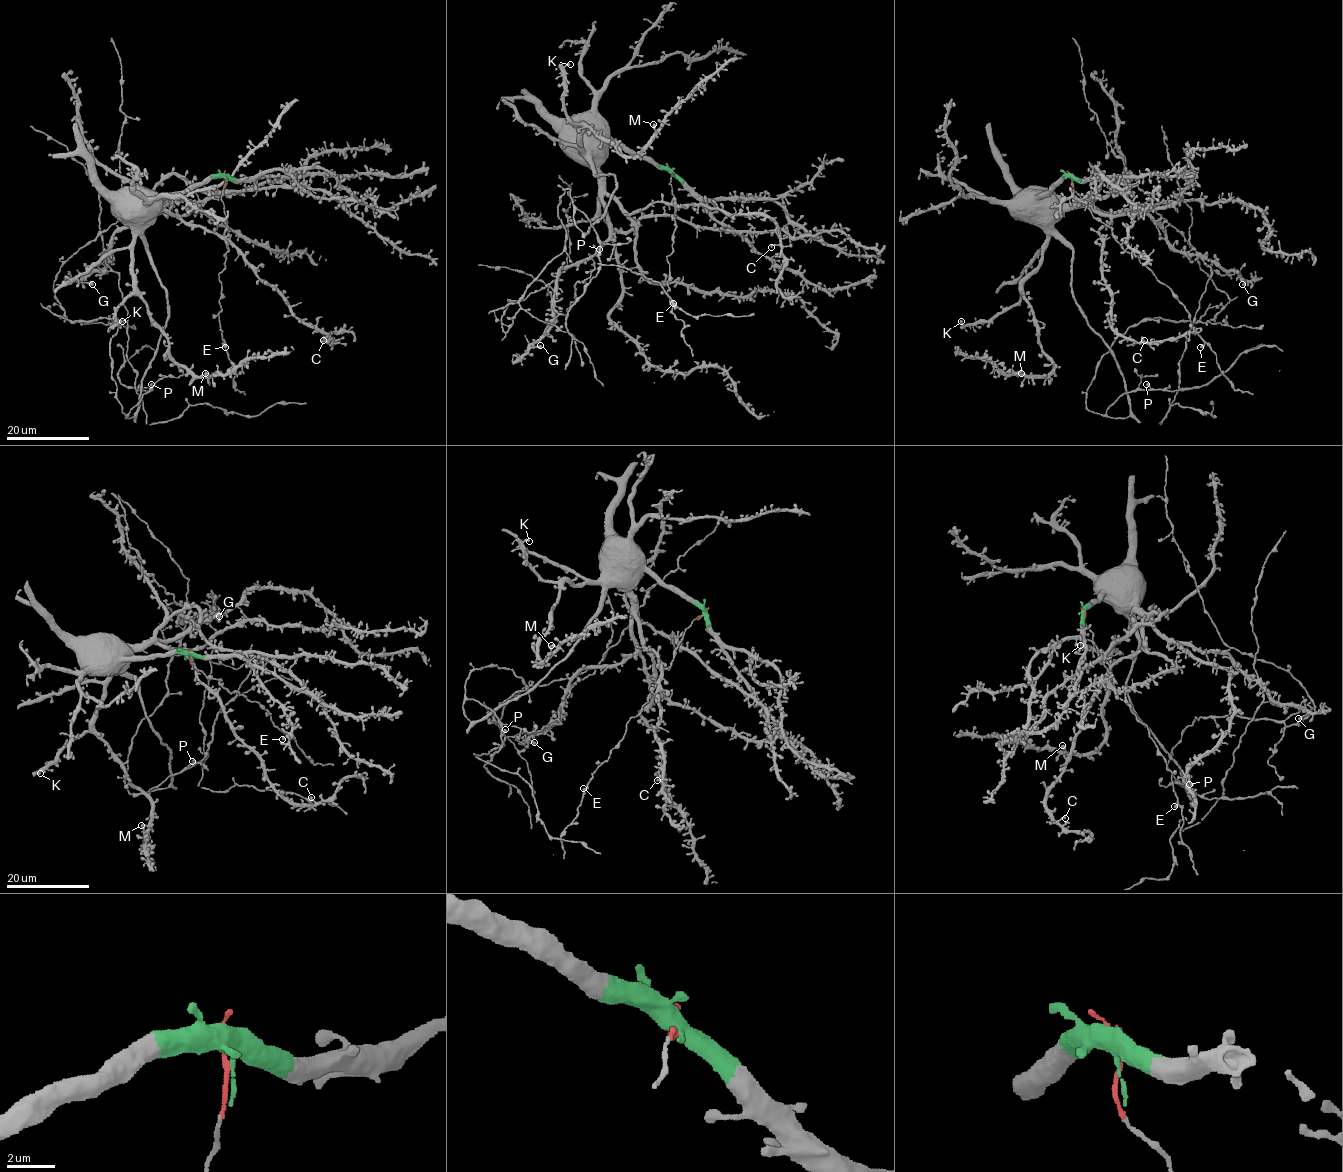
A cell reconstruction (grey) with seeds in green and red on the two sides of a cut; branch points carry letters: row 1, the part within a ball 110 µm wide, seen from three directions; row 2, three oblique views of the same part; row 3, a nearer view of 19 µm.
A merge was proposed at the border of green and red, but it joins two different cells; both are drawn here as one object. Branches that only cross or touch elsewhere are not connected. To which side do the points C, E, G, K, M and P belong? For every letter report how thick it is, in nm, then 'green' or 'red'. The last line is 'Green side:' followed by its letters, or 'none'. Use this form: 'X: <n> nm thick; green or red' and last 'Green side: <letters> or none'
C: 280 nm thick; green
E: 440 nm thick; red
G: 500 nm thick; green
K: 400 nm thick; green
M: 550 nm thick; green
P: 440 nm thick; green
Green side: C, G, K, M, P

